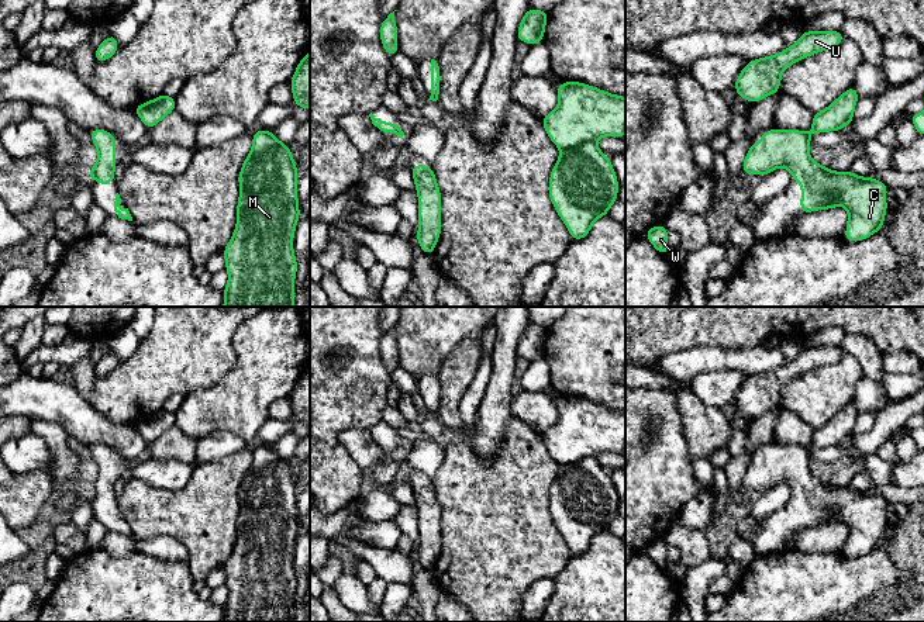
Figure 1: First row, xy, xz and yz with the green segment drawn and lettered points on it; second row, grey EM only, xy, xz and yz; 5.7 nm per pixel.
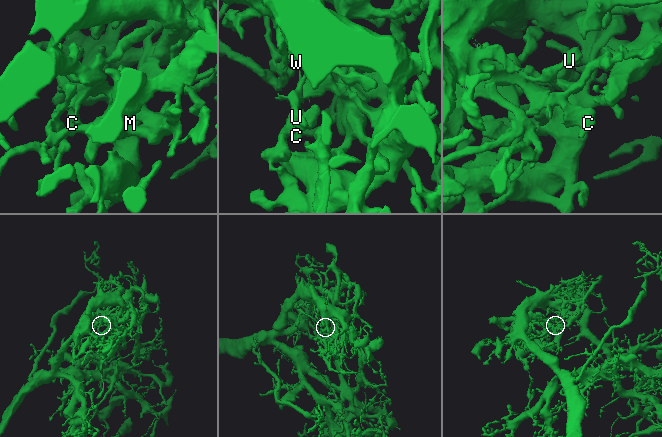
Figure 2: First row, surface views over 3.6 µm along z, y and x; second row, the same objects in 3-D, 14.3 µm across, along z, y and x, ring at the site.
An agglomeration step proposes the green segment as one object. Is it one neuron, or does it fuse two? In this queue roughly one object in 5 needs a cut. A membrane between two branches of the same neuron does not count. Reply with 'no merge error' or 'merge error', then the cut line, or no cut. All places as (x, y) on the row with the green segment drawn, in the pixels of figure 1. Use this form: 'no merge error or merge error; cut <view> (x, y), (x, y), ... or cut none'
no merge error; cut none

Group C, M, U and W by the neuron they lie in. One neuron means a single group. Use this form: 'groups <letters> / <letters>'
groups C M U W

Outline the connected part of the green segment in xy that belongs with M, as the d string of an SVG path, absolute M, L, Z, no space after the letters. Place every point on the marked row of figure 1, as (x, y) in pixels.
M258 129L238 174L237 225L223 250L228 272L223 307L294 307L297 260L293 236L300 218L297 177L289 145L280 142L272 131Z

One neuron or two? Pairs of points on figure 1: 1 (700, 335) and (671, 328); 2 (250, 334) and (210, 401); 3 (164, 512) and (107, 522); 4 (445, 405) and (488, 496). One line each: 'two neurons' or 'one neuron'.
1: one neuron
2: one neuron
3: two neurons
4: two neurons

